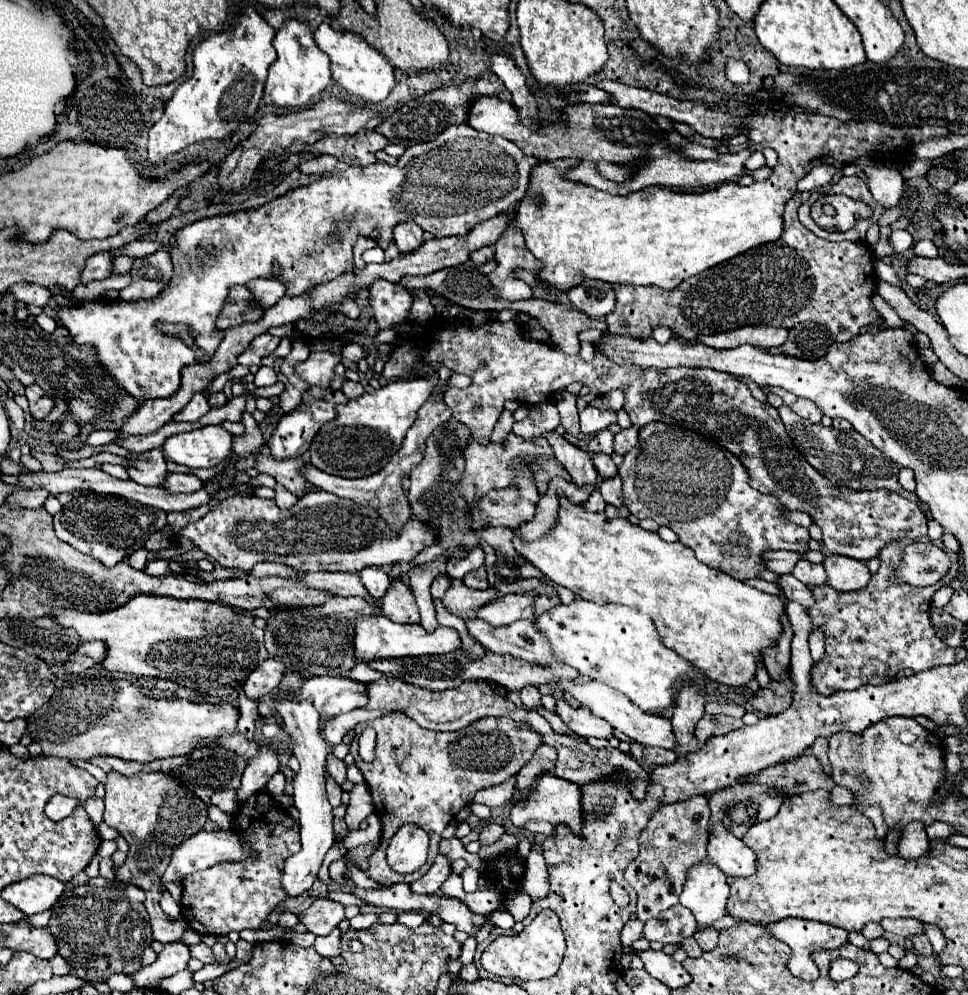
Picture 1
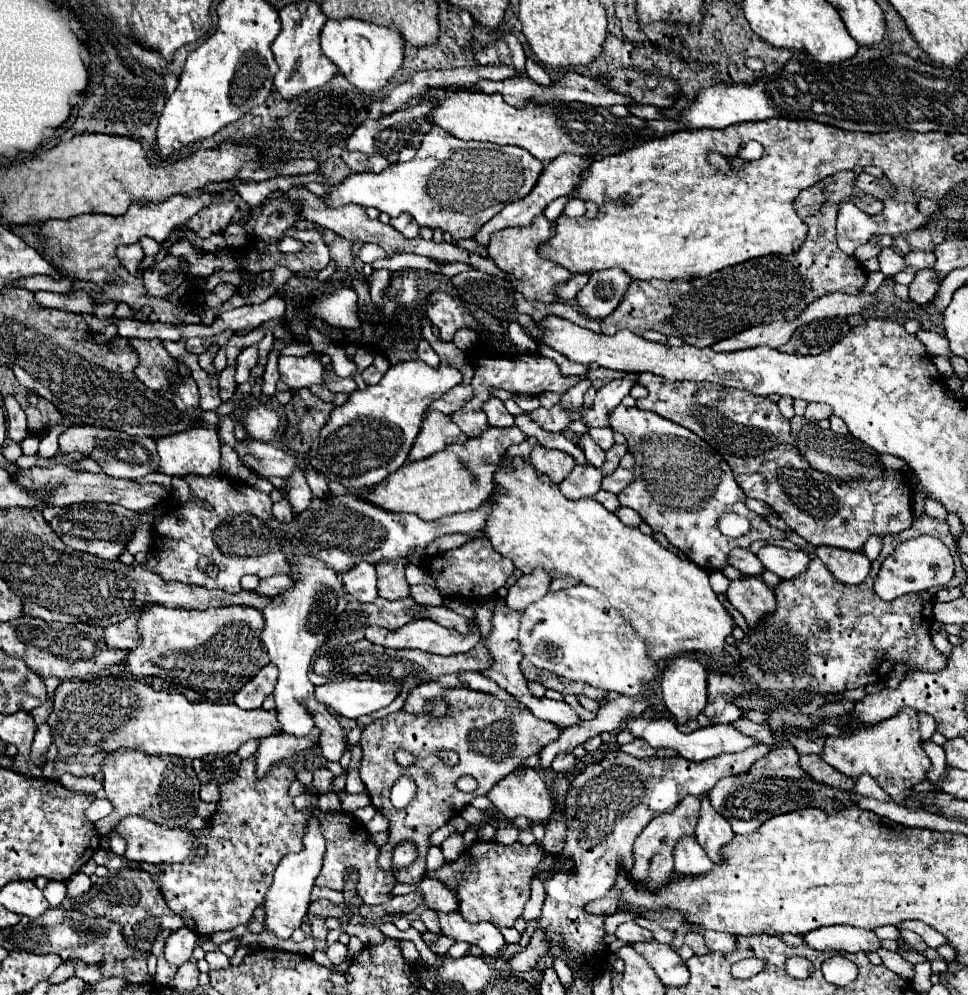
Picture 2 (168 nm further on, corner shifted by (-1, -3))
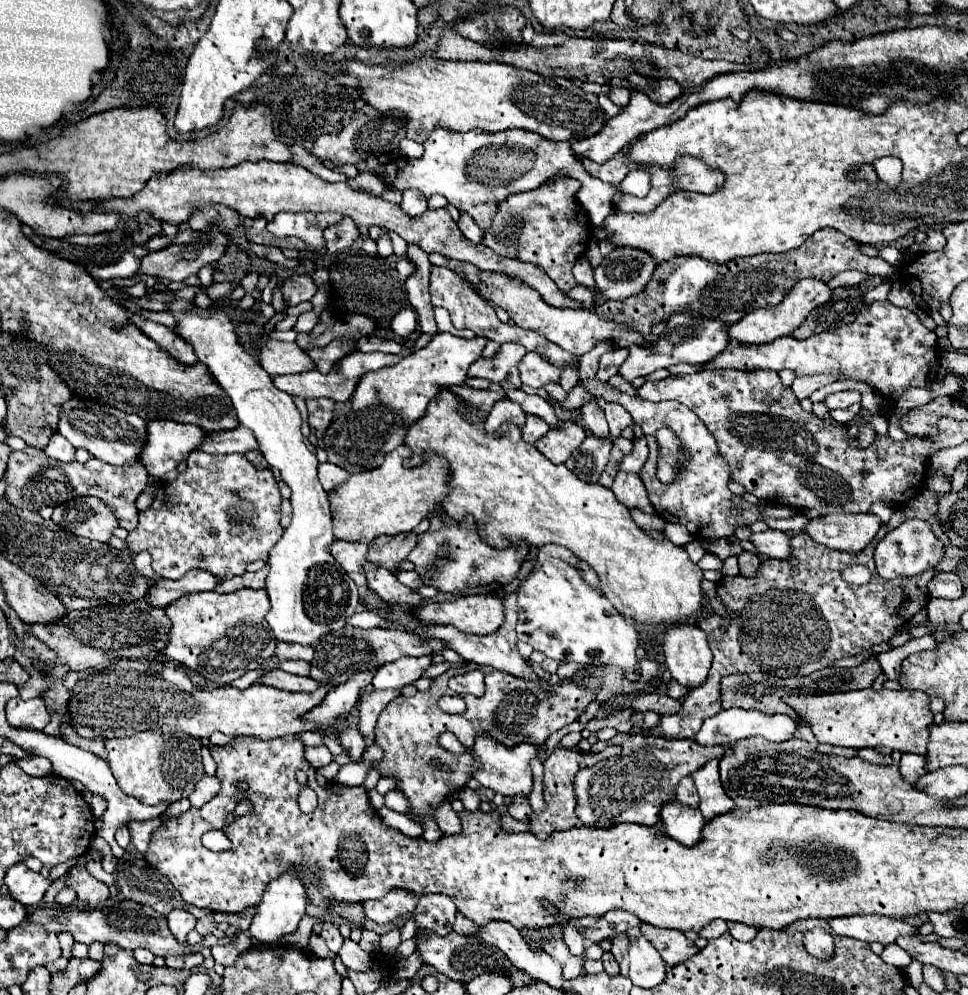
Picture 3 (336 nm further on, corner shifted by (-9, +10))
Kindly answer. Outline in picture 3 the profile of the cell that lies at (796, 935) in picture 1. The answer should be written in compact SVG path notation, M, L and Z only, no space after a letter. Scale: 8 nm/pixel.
M840 916L828 920L832 932L864 942L890 944L898 936L916 936L916 928L890 916Z

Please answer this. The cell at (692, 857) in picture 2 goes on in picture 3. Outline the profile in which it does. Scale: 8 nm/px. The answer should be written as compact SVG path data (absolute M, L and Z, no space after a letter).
M670 800L662 810L662 822L668 830L668 836L684 846L696 846L702 842L704 818L700 810L680 806L680 802Z

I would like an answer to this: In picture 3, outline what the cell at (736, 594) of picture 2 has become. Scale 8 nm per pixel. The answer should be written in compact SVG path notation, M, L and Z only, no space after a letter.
M744 552L738 556L738 568L740 568L740 576L746 576L746 578L752 578L758 574L758 568L760 568L760 558L752 552Z

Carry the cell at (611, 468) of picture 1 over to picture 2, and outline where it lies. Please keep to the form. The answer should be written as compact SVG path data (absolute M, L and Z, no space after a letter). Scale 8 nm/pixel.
M588 433L582 435L580 445L582 445L582 451L584 451L584 455L586 455L586 461L588 461L590 465L594 465L594 467L602 467L606 453L600 449L600 445L594 443L594 439L592 439Z

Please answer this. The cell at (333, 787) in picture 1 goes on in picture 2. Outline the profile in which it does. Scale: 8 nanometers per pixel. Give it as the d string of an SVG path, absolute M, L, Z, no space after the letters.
M318 767L318 769L312 771L312 775L314 775L312 785L314 785L320 793L328 793L328 791L332 791L332 777L334 777L334 775L332 775L328 769Z

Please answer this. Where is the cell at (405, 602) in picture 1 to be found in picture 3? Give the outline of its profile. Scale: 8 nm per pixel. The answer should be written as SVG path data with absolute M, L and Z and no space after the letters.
M402 532L396 536L380 536L370 542L368 562L376 566L384 566L392 574L400 572L400 562L408 558L412 548L416 546L418 536L414 532Z

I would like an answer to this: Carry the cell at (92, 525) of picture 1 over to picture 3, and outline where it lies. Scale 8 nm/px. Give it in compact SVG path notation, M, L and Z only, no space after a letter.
M78 496L56 506L52 520L68 532L96 542L110 542L118 528L112 508L96 496Z

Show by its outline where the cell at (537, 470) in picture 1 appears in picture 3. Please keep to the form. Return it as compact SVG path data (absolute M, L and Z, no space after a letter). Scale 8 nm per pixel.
M564 422L564 430L548 430L538 442L536 448L550 458L554 464L564 464L570 454L584 442L586 432L574 422Z

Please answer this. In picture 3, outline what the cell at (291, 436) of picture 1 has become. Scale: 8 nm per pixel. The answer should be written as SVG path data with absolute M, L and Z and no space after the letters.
M308 398L308 424L318 438L324 436L328 424L334 420L334 400L330 398Z

